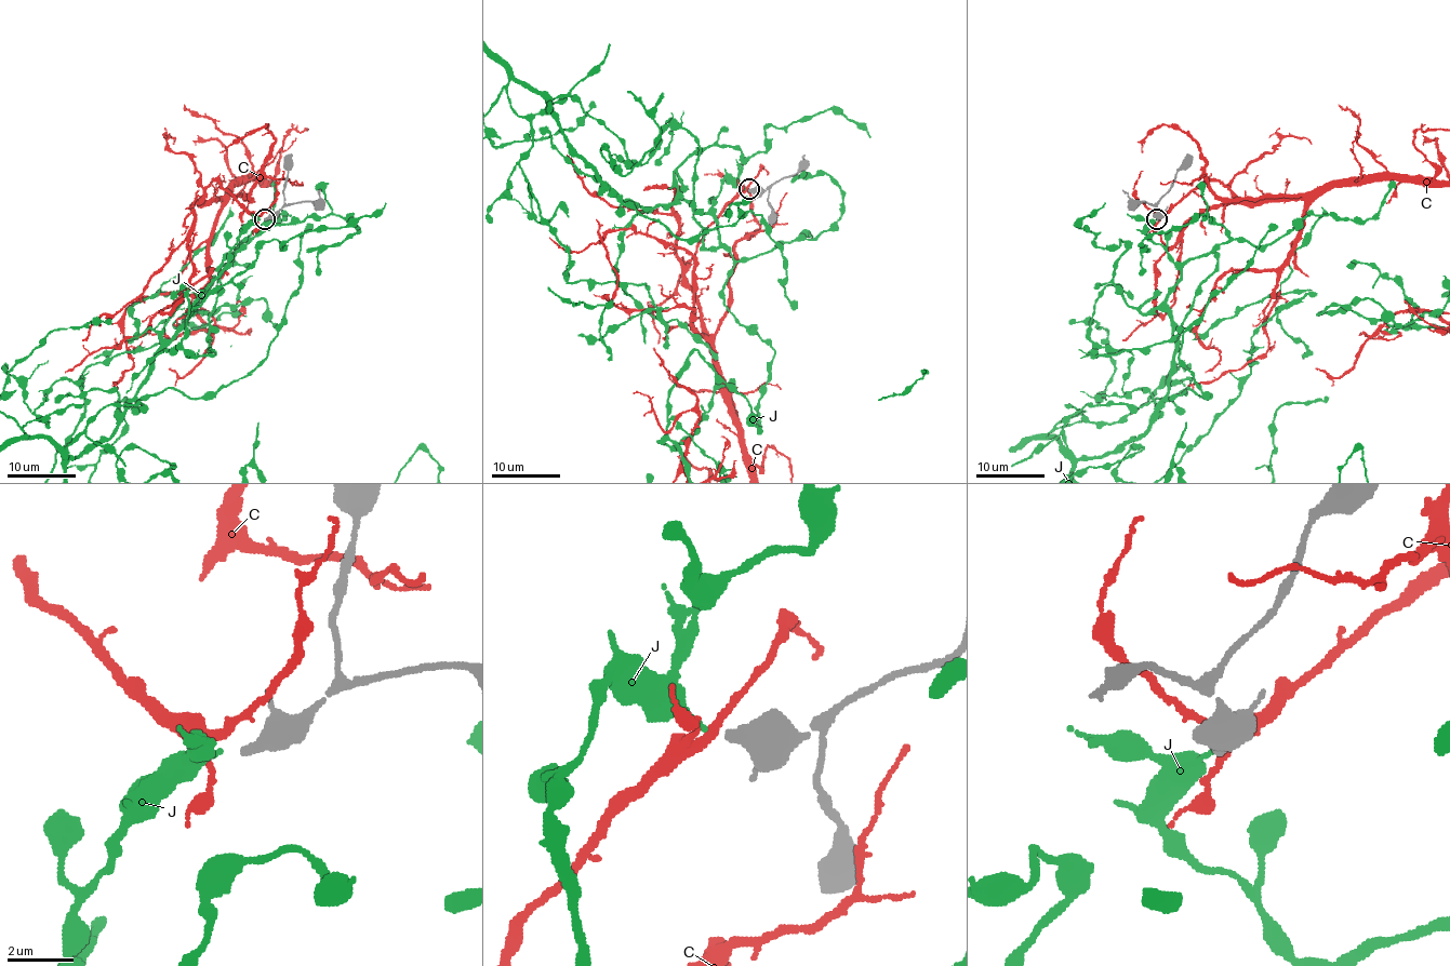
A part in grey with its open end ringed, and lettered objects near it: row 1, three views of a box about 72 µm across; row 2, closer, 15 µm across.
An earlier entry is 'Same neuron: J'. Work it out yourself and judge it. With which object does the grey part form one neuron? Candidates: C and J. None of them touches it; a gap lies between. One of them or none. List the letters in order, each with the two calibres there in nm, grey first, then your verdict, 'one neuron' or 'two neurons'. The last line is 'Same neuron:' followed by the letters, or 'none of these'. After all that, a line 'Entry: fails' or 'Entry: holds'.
C: calibres 400 and 280 nm; two neurons
J: calibres 400 and 120 nm; two neurons
Same neuron: none of these
Entry: fails

